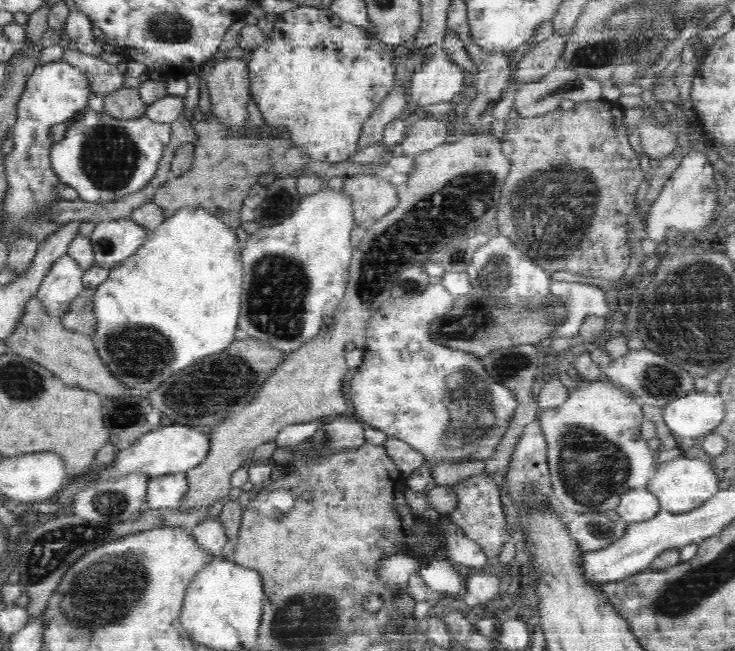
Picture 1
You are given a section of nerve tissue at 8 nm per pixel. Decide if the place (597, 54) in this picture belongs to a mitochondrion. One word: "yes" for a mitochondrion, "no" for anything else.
yes

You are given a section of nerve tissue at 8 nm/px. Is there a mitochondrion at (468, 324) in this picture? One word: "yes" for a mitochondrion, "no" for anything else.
yes

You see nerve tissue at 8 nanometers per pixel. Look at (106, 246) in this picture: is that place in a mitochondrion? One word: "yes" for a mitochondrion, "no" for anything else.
yes

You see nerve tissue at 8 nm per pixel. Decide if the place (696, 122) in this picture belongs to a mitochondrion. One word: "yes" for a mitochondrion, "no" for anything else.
no

